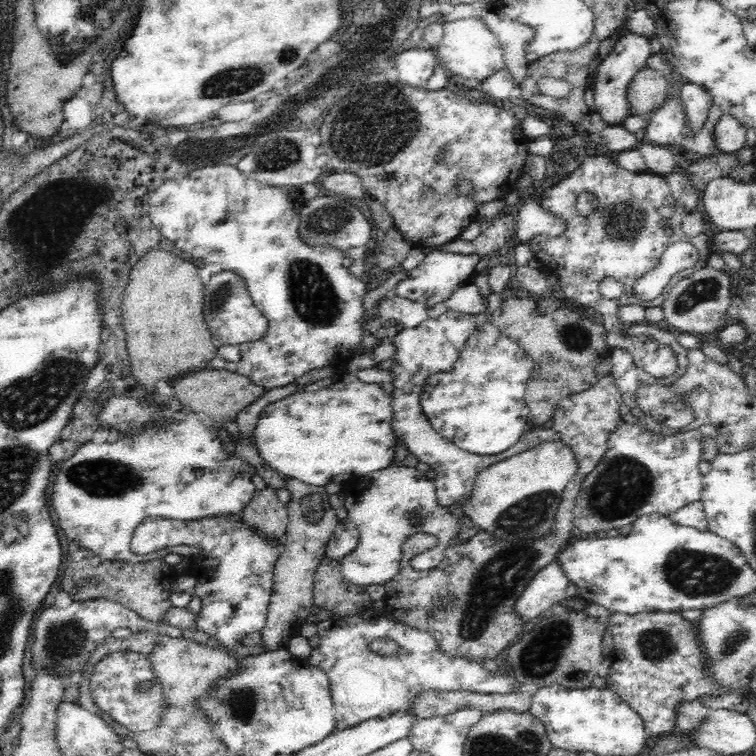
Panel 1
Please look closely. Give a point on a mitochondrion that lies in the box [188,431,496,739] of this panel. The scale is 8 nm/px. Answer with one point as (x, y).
(241, 703)

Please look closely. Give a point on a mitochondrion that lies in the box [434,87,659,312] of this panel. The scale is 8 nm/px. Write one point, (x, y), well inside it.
(629, 220)

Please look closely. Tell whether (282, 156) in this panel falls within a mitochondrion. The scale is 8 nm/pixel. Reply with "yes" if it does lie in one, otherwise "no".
yes

